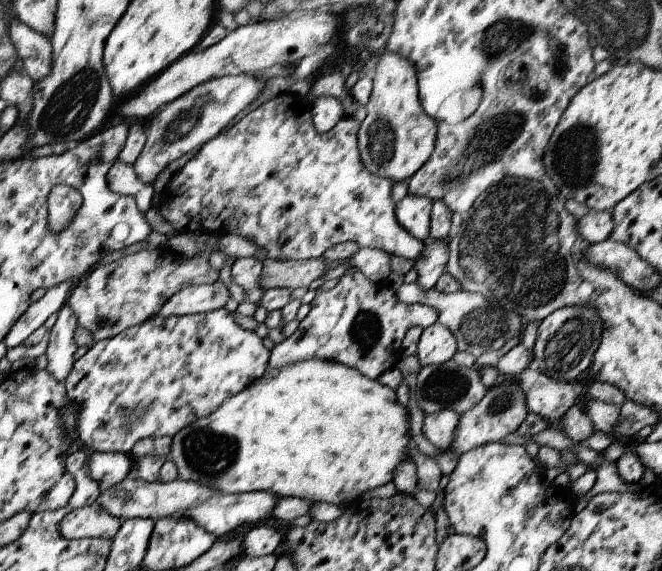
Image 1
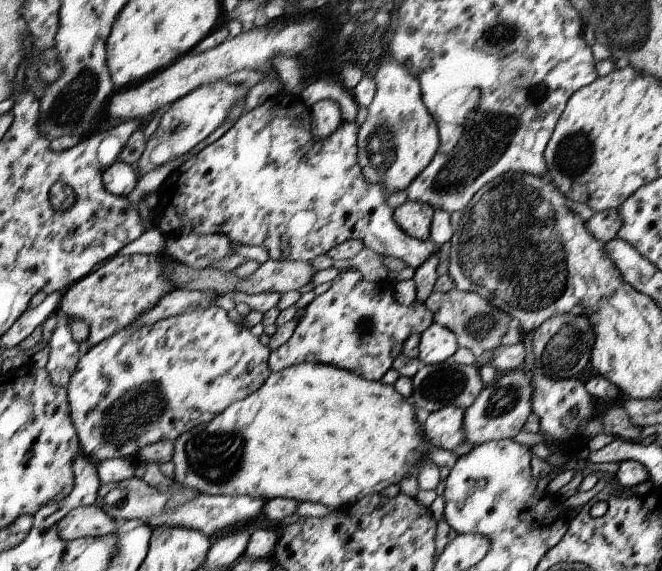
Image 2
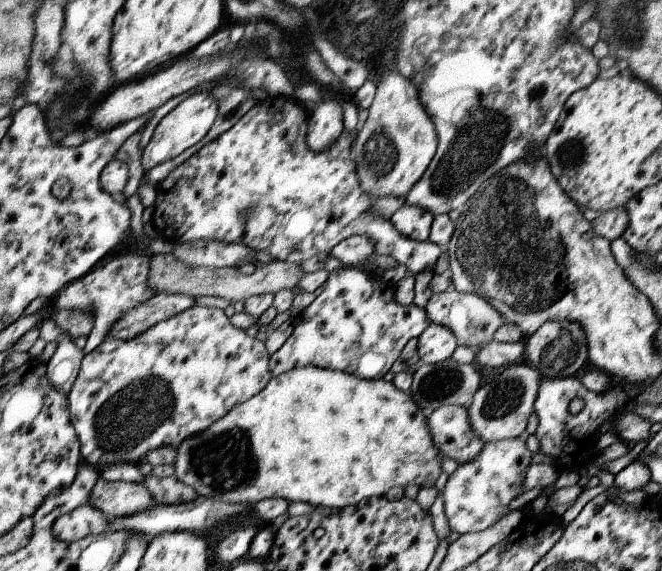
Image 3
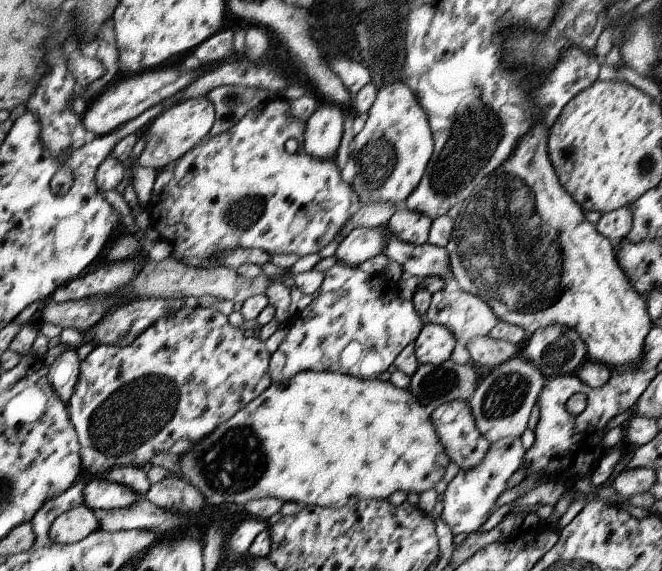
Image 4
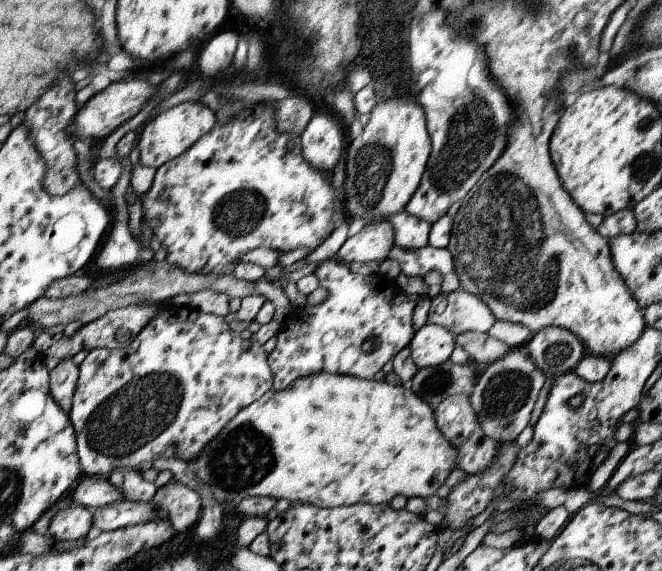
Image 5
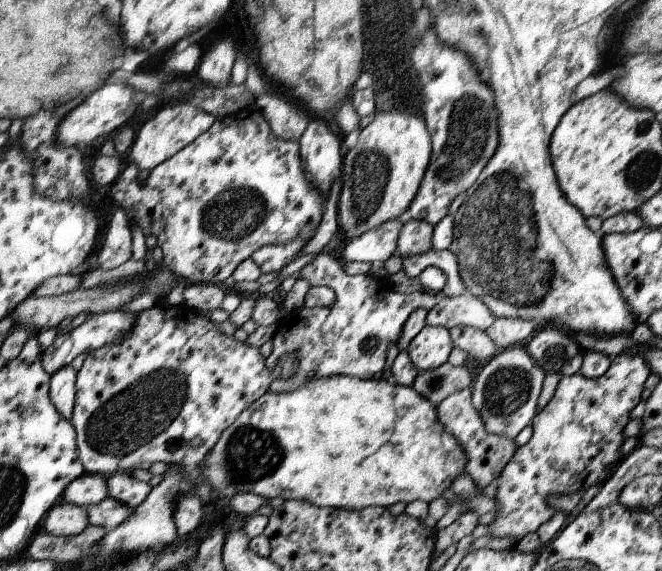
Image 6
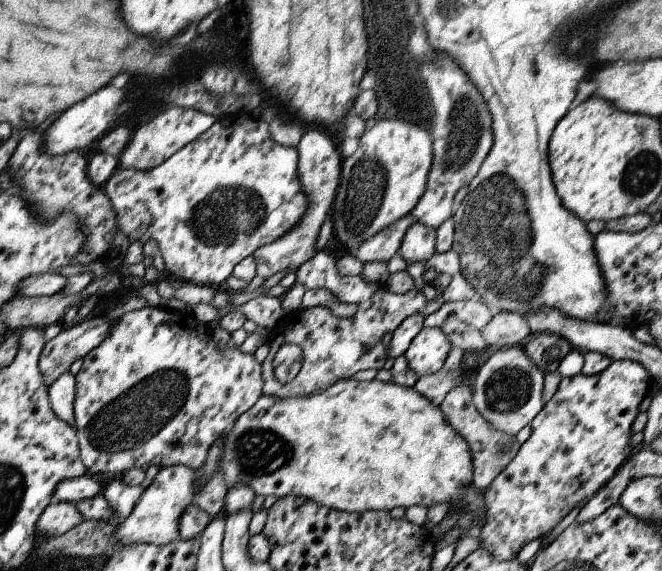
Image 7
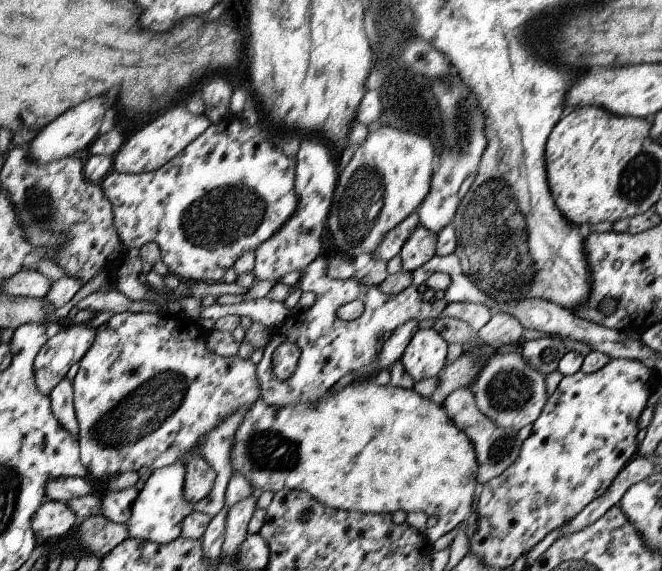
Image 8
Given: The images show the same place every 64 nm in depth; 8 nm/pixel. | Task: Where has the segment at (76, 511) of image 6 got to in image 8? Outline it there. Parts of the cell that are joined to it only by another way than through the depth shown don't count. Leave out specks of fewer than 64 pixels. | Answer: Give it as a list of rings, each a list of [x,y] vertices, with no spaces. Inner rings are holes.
[[[45,501],[33,517],[34,534],[47,542],[63,538],[64,534],[77,524],[77,514],[74,514],[64,501]]]

